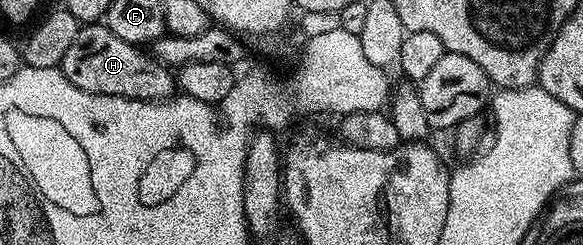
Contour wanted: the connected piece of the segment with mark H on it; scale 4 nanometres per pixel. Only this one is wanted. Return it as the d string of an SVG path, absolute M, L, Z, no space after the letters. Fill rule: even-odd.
M87 23L80 28L77 39L73 39L69 51L65 51L61 68L65 79L69 79L73 87L81 87L81 91L97 95L166 101L177 89L176 74L168 66L140 46L117 39L117 35L113 35L113 31L109 31L103 23Z

